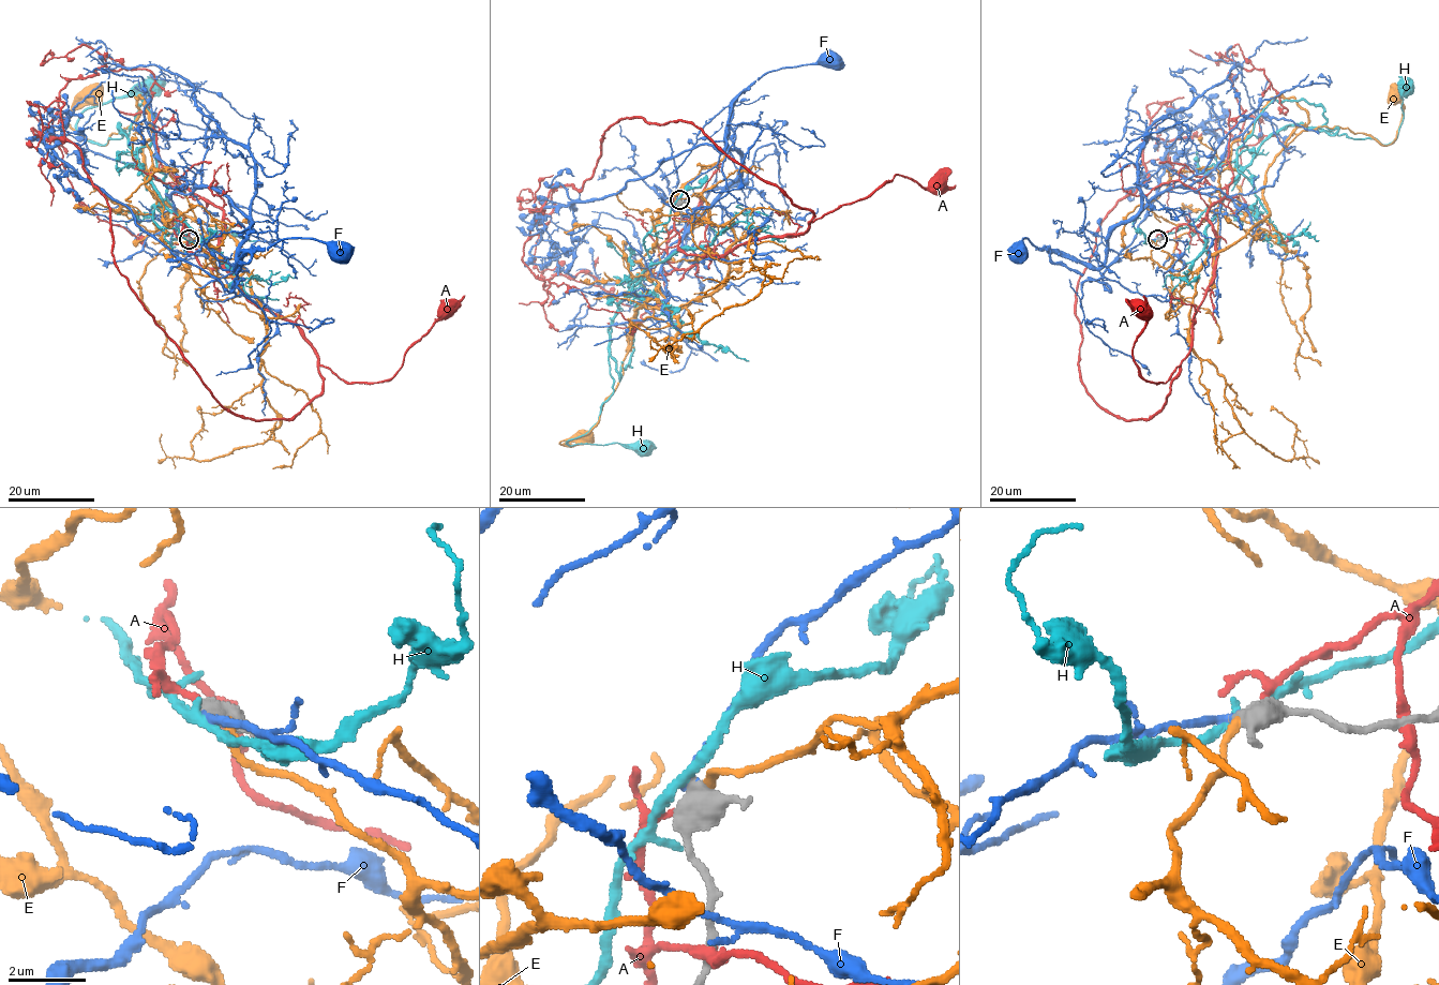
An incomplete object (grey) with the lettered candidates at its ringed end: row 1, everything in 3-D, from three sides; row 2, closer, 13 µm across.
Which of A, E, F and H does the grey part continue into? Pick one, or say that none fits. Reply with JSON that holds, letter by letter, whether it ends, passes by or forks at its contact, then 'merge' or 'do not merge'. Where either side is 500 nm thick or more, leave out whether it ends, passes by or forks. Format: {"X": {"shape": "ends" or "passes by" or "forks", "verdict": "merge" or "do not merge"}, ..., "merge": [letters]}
{"A": {"shape": "passes by", "verdict": "do not merge"}, "E": {"shape": "ends", "verdict": "do not merge"}, "F": {"shape": "ends", "verdict": "merge"}, "H": {"shape": "passes by", "verdict": "do not merge"}, "merge": ["F"]}

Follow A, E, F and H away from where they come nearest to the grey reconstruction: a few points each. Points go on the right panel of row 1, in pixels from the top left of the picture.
A: (1160, 237), (1188, 224), (1214, 268), (1192, 347), (1166, 382), (1148, 381), (1135, 363), (1141, 311)
E: (1158, 239), (1160, 266), (1197, 270), (1269, 212), (1268, 167), (1303, 131), (1389, 145), (1404, 109), (1394, 95)
F: (1157, 238), (1141, 240), (1107, 267), (1089, 268), (1057, 253), (1037, 248), (1028, 238), (1013, 250), (1016, 254)
H: (1158, 238), (1188, 227), (1215, 204), (1258, 147), (1288, 125), (1389, 145), (1398, 133), (1406, 86)

